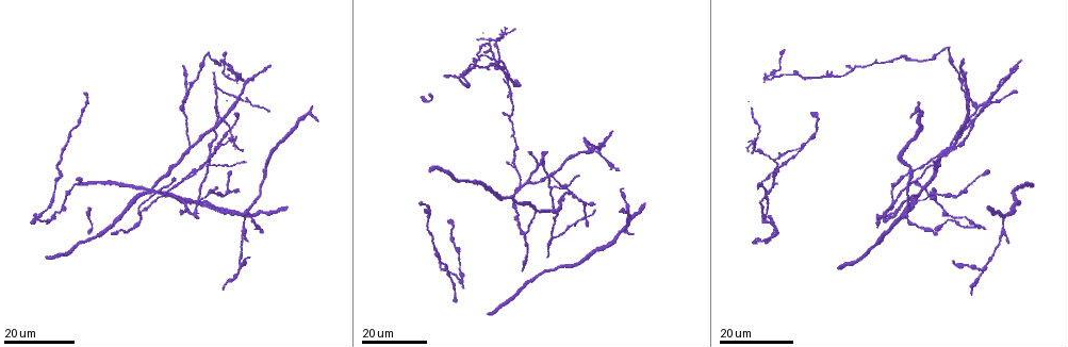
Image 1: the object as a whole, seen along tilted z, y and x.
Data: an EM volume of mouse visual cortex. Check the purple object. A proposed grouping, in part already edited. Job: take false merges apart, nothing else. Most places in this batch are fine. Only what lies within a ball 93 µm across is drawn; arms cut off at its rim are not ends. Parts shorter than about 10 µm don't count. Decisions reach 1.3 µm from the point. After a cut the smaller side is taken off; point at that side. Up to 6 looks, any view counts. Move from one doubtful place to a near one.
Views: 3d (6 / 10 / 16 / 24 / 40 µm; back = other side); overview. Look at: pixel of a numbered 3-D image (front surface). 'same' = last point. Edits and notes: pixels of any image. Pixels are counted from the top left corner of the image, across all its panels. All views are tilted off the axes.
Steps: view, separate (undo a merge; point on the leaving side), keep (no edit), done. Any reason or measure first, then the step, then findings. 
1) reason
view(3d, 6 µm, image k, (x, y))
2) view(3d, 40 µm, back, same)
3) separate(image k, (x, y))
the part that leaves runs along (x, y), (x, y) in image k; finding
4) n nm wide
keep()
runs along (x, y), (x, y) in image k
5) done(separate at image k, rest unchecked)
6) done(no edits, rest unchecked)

two arms in line, one across
view(3d, 24 µm, image 1, (522, 235))

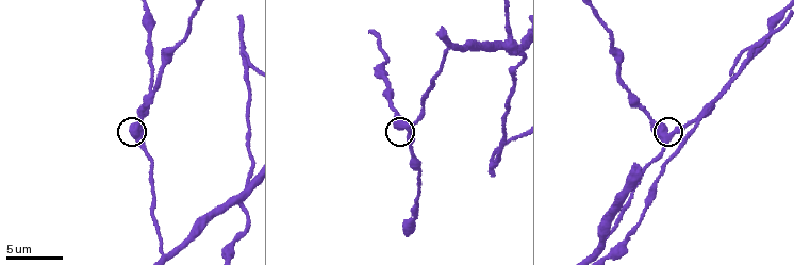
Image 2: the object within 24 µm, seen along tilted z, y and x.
view(3d, 6 µm, image 2, (667, 131))

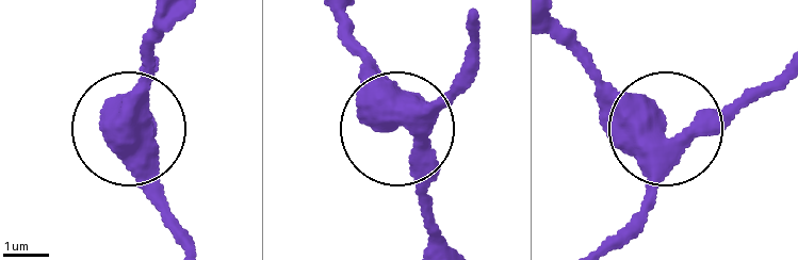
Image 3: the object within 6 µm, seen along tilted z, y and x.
3 arms
keep()
continuous, no second cell

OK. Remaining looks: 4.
three arms meet
view(3d, 24 µm, image 1, (250, 213))

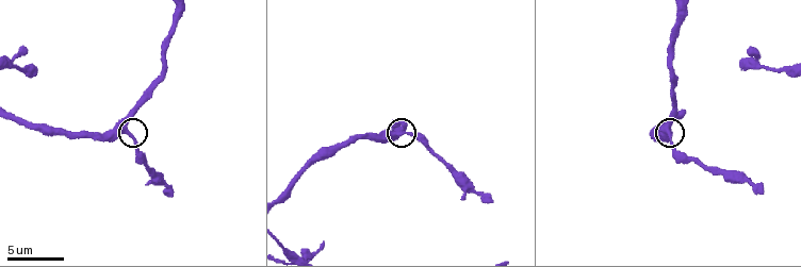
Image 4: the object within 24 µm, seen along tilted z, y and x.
view(3d, 6 µm, image 4, (391, 136))

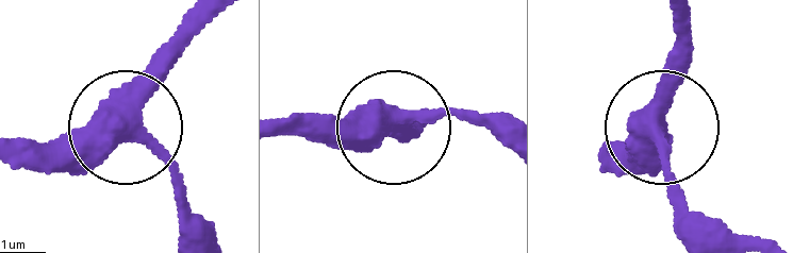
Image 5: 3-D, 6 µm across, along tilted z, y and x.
view(3d, 6 µm, back, image 5, (134, 120))

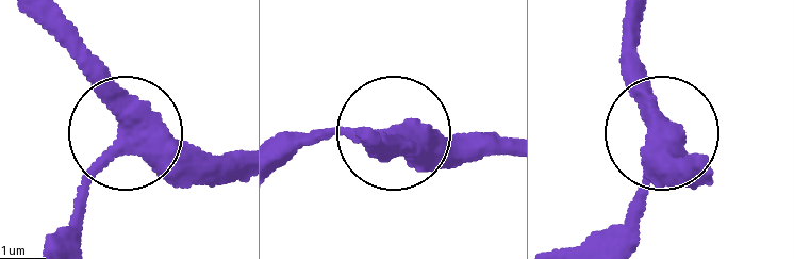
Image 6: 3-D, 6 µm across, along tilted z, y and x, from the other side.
side arm 42 µm
keep()
runs along (242, 156), (168, 156), (143, 144), (48, 22) in image 6; one cell here

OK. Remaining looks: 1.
done(no edits, rest unchecked)

